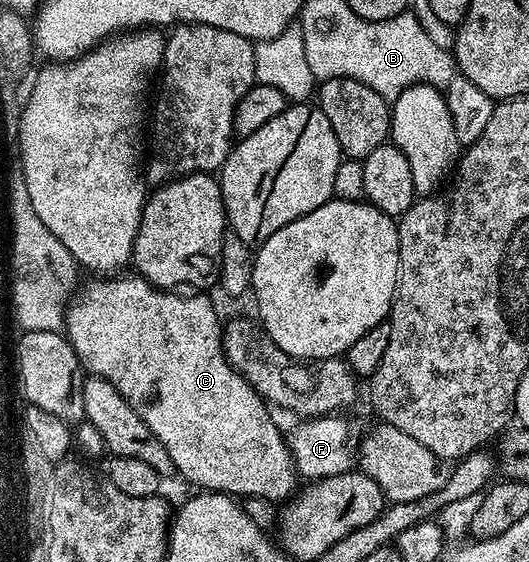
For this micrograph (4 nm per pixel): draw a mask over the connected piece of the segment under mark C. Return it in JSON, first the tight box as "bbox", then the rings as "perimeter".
{"bbox":[65,274,297,501],"perimeter":[[[119,274],[114,278],[91,278],[95,280],[89,281],[83,289],[80,287],[74,293],[70,303],[66,305],[65,335],[70,340],[80,365],[90,375],[105,378],[131,403],[133,410],[137,410],[137,414],[147,423],[153,435],[162,442],[165,450],[169,450],[169,458],[173,458],[173,466],[176,473],[180,477],[183,475],[189,483],[196,484],[196,489],[230,494],[235,498],[260,496],[263,500],[286,501],[297,488],[297,483],[295,484],[295,480],[297,481],[295,461],[291,458],[291,451],[287,449],[284,433],[282,431],[279,433],[279,428],[275,425],[274,418],[267,413],[269,408],[263,397],[227,361],[227,353],[223,351],[224,325],[221,323],[221,320],[219,324],[219,316],[215,313],[215,308],[211,305],[210,298],[203,296],[207,294],[191,294],[191,297],[179,296],[183,294],[175,290],[160,290],[138,274],[132,274],[132,276],[123,275],[127,274]]]}

